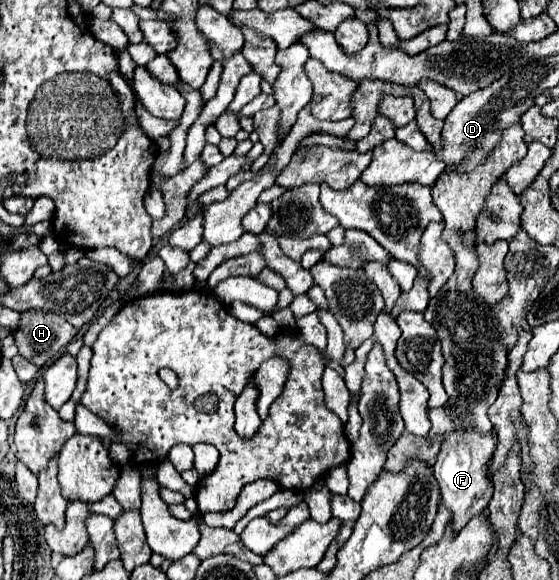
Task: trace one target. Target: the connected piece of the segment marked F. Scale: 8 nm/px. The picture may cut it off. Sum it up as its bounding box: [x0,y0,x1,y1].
[434,428,496,530]

